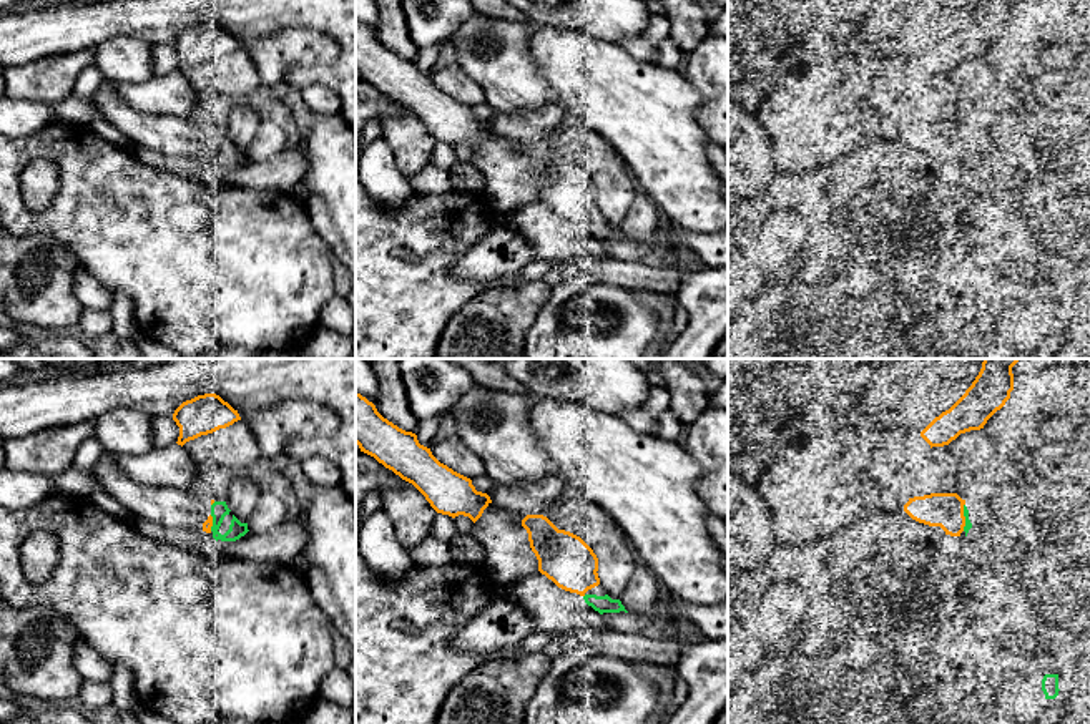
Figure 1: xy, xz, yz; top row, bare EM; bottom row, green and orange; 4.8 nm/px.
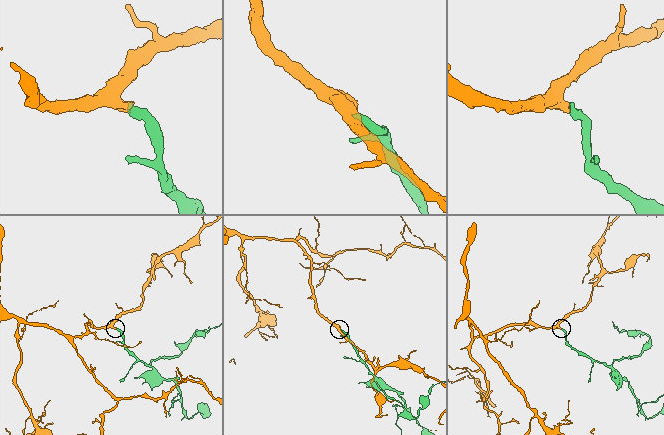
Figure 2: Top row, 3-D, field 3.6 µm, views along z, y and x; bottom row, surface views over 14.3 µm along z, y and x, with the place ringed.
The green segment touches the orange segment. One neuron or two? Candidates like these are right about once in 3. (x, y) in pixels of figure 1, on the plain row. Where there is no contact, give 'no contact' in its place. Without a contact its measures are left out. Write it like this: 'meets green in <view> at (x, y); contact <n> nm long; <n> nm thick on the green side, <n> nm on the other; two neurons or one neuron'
meets green in yz at (964, 143); contact 140 nm long; 40 nm thick on the green side, 170 nm on the other; one neuron

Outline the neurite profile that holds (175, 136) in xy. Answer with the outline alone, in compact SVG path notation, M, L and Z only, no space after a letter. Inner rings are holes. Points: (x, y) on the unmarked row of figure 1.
M105 80L93 96L101 120L110 121L133 144L163 156L206 161L203 151L211 143L211 128L193 118L153 115L131 108L116 91L116 83Z

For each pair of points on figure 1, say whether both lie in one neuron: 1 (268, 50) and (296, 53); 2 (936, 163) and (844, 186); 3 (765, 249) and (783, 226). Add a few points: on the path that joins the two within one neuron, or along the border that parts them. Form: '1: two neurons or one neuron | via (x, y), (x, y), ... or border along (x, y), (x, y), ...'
1: one neuron | via (274, 50), (289, 50)
2: one neuron | via (913, 160), (874, 160), (868, 166)
3: one neuron | via (770, 244), (781, 231)

